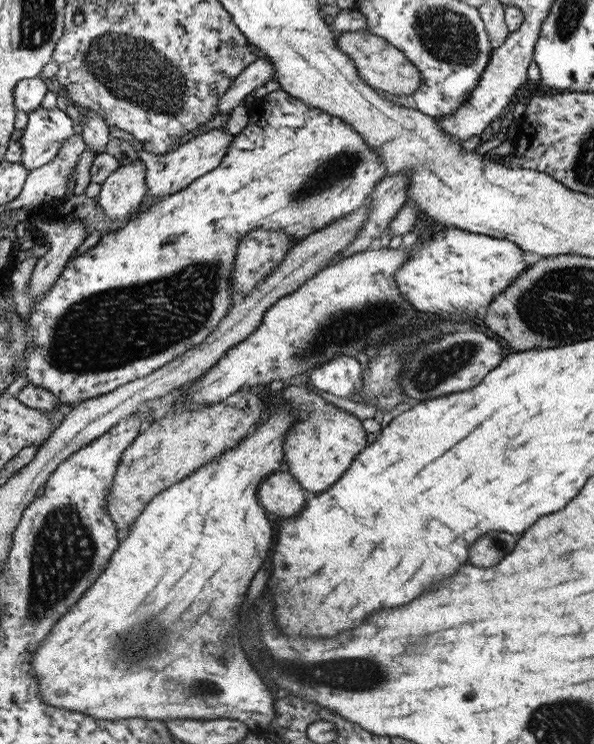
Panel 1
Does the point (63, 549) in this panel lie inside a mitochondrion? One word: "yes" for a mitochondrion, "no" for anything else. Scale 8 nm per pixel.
yes

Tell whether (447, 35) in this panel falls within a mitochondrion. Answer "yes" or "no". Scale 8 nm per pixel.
yes

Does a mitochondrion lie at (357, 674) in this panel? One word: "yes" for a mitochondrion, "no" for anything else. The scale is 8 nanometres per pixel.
yes

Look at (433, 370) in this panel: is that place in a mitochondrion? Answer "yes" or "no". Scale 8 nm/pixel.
yes

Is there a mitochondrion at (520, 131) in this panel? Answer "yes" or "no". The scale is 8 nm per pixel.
no

